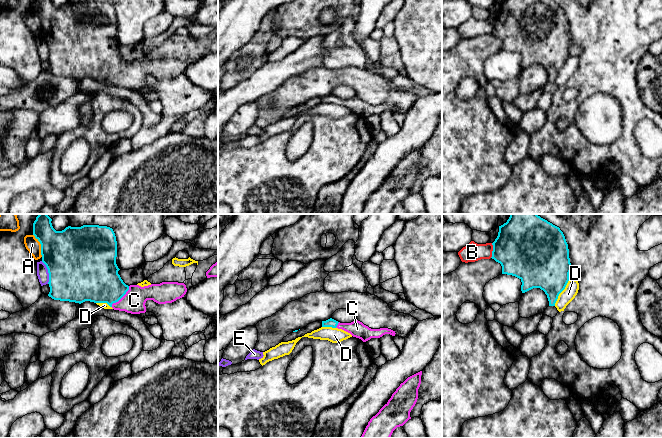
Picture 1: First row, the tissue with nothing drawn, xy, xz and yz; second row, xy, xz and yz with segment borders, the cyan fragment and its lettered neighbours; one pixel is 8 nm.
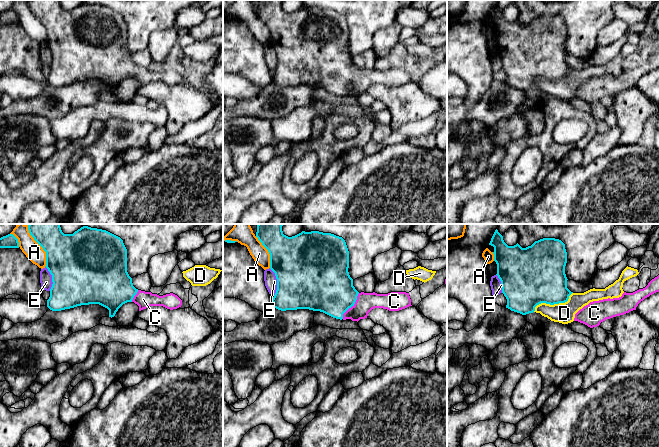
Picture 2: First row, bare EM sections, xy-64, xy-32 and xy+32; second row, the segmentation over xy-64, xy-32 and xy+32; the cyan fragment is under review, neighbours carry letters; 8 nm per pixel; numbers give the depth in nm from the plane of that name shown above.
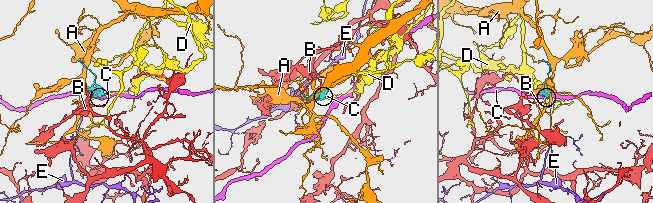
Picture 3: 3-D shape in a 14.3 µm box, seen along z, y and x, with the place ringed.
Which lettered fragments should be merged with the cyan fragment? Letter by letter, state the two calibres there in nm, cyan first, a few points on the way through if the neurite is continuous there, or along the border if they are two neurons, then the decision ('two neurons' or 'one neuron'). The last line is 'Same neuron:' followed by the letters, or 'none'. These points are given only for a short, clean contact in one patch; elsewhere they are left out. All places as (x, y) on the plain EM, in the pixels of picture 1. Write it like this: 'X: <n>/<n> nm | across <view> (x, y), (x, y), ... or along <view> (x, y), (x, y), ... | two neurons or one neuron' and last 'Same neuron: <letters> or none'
A: 420/120 nm | two neurons
B: 440/150 nm | along yz (492, 19), (492, 31), (490, 33) | two neurons
C: 360/180 nm | across xy (96, 55), (121, 73), (134, 76) | one neuron
D: 380/110 nm | two neurons
E: 500/100 nm | two neurons
Same neuron: C

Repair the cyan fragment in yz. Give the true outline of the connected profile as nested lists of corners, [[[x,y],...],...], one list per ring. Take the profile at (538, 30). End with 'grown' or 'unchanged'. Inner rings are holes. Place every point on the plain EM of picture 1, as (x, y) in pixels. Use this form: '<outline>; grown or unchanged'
[[[503,0],[492,21],[491,34],[501,40],[502,50],[519,54],[522,69],[540,64],[547,71],[549,82],[555,82],[572,46],[568,20],[559,3],[553,0]]]; unchanged

